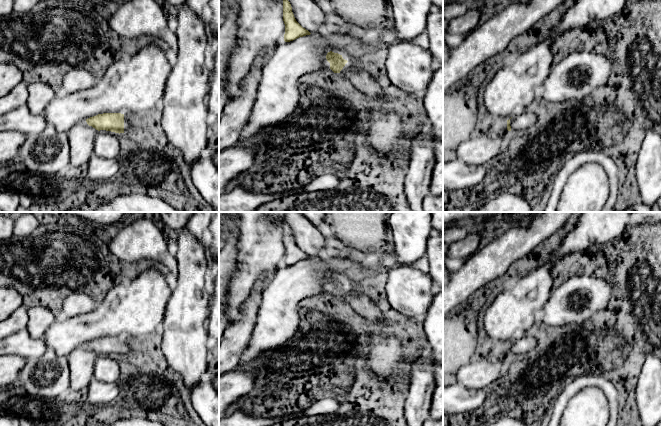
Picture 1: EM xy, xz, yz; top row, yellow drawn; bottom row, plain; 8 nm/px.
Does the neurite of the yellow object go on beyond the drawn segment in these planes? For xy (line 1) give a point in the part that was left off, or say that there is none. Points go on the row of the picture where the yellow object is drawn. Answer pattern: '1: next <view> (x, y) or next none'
1: next xy (130, 124)

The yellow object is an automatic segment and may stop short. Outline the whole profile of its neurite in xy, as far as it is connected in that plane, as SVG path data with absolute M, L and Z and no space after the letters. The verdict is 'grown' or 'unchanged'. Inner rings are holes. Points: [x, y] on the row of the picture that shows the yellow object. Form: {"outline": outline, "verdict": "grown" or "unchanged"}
{"outline": "M103 113L86 119L89 126L96 130L106 130L115 133L130 133L139 129L139 121L121 113Z", "verdict": "grown"}

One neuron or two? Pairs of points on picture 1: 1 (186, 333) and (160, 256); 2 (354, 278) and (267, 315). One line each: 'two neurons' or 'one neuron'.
1: two neurons
2: one neuron

